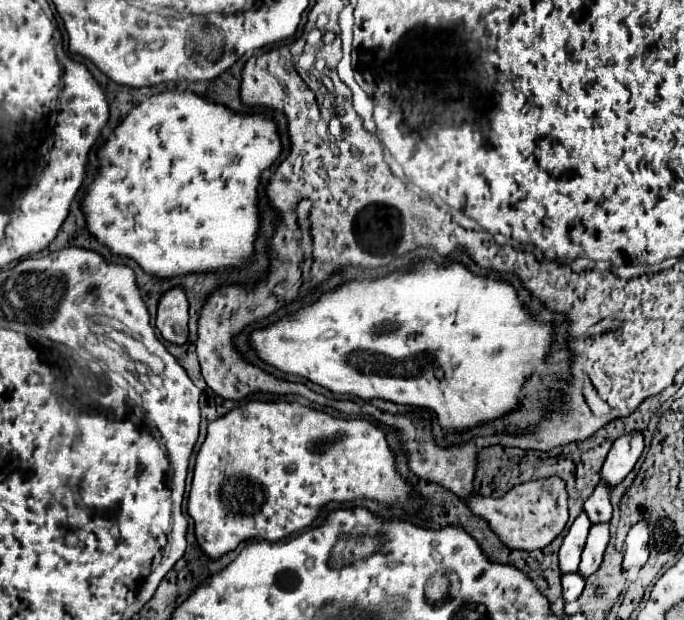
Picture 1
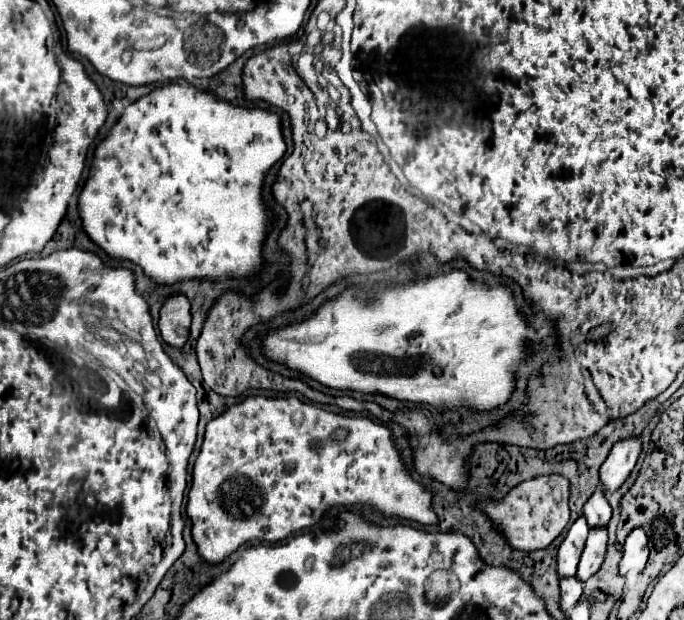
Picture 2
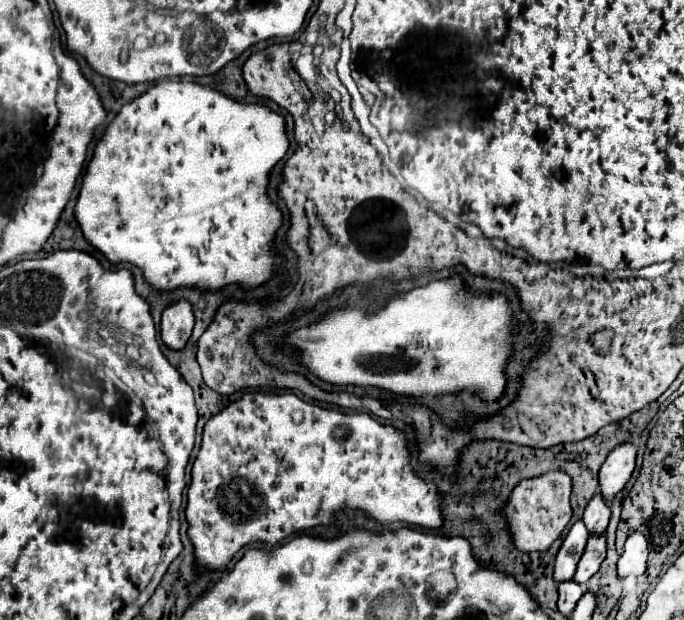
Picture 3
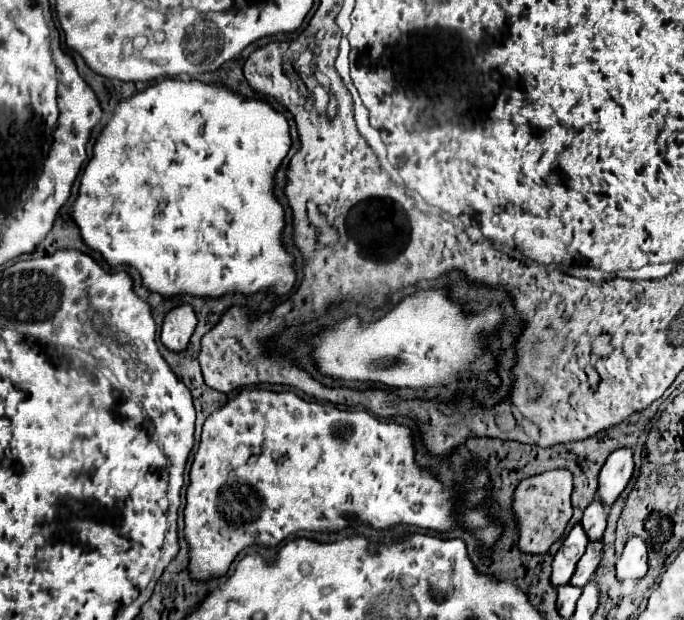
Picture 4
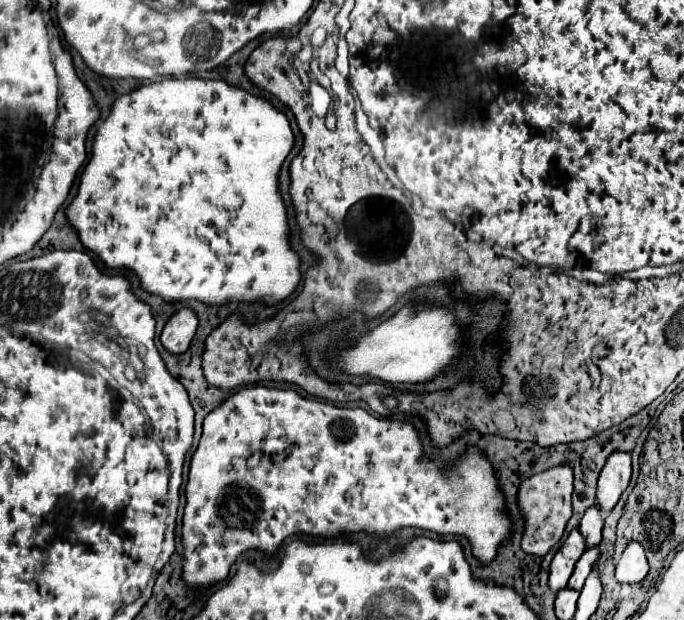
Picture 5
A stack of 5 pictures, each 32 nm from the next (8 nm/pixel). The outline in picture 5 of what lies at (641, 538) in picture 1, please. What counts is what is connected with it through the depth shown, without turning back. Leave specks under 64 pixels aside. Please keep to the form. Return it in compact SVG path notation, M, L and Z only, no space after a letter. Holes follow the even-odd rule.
M632 542L624 550L620 562L616 564L616 580L620 584L640 584L648 574L648 562L646 552L640 548L640 544Z

